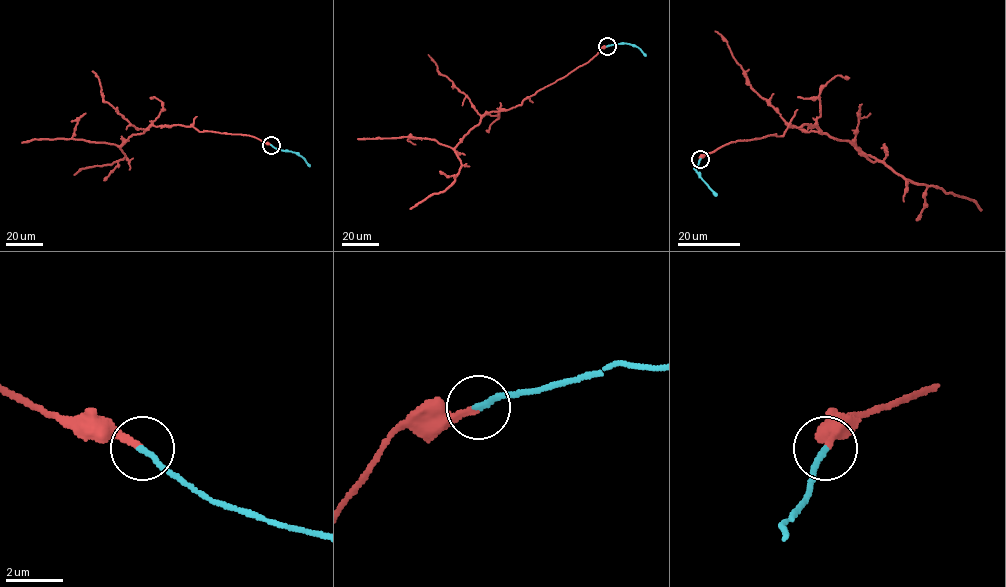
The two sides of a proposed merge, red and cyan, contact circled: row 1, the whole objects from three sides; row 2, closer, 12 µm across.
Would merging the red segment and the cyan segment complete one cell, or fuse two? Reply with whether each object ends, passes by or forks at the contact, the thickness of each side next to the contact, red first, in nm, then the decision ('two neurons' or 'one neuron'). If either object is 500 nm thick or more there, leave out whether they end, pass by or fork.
red ends; cyan ends; calibres 200 and 200 nm; one neuron

